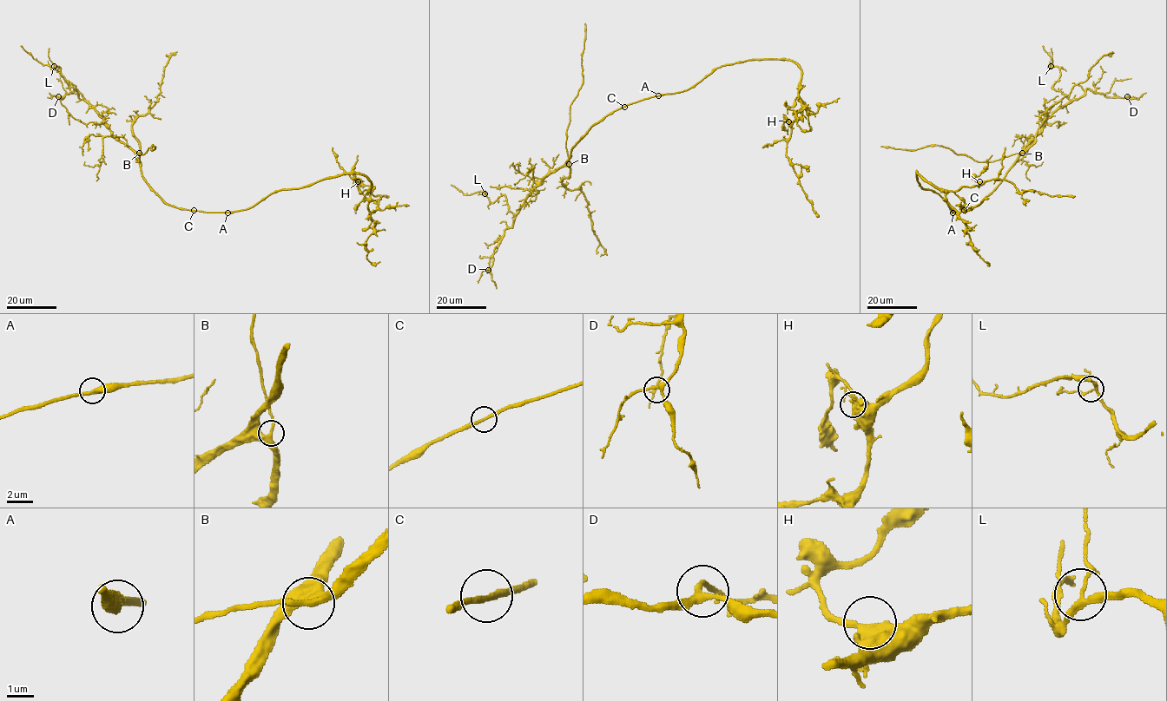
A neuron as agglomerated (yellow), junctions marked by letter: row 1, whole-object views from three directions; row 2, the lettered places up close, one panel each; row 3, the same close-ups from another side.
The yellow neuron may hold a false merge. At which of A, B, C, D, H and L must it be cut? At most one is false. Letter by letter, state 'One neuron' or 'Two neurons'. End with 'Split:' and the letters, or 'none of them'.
A: One neuron
B: One neuron
C: One neuron
D: One neuron
H: One neuron
L: One neuron
Split: none of them

